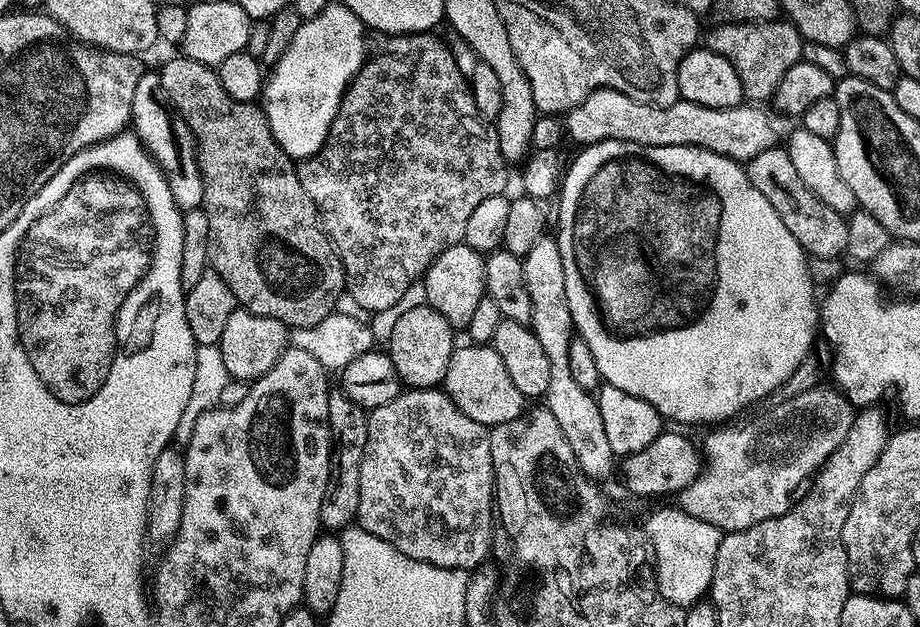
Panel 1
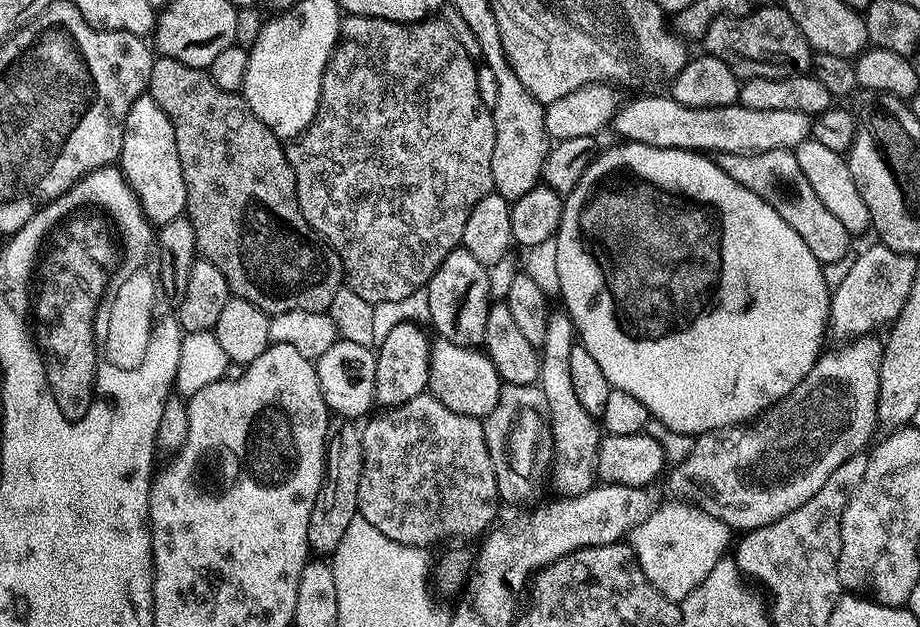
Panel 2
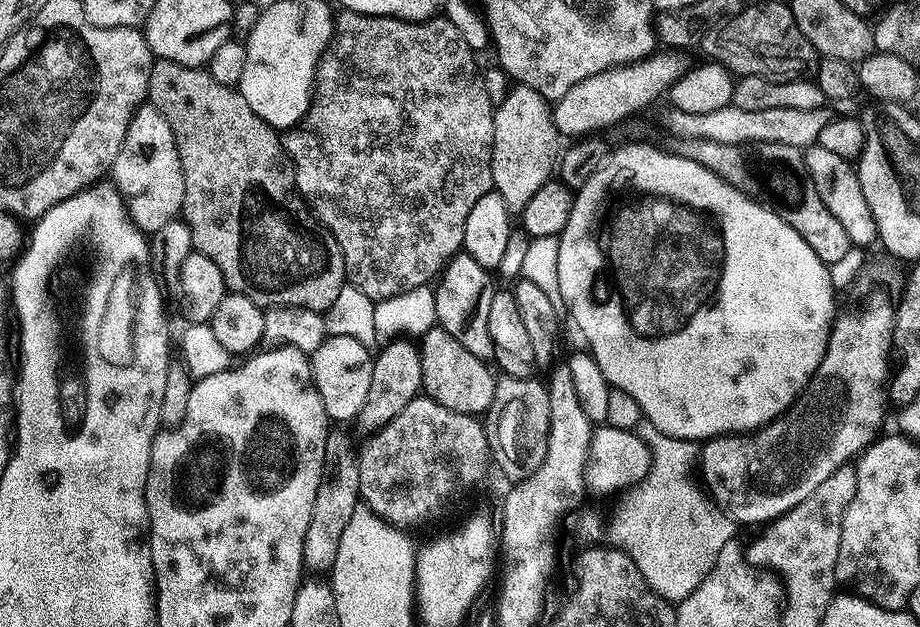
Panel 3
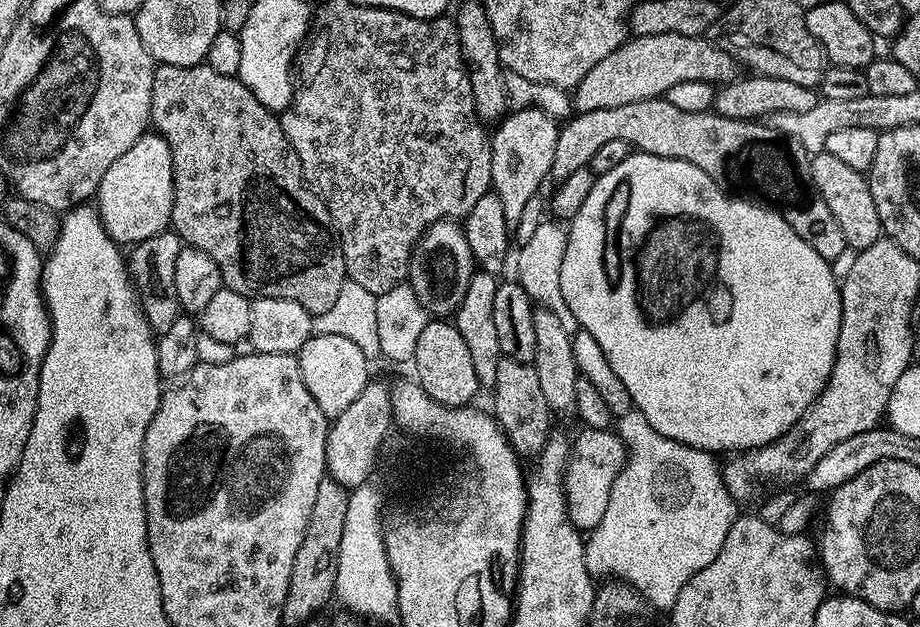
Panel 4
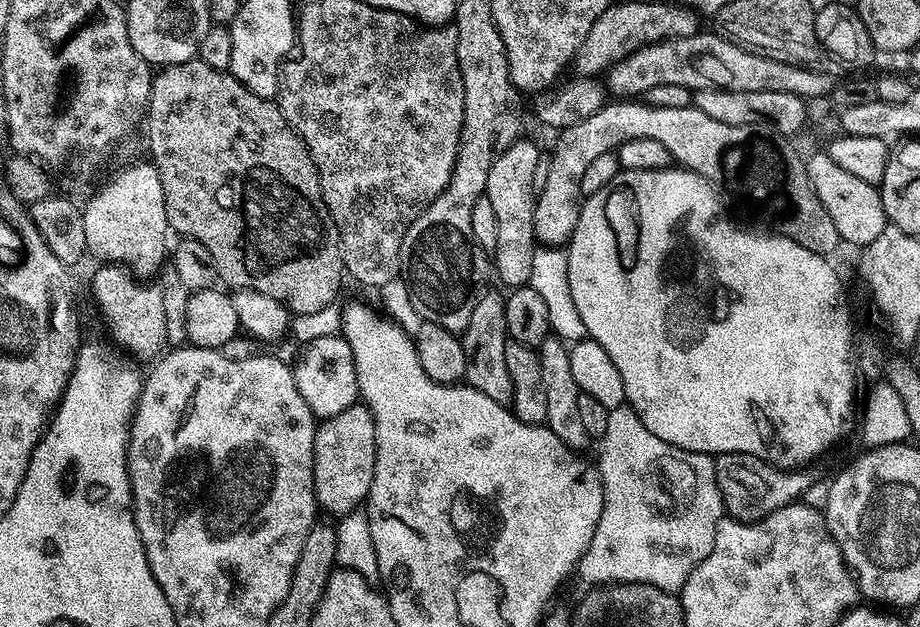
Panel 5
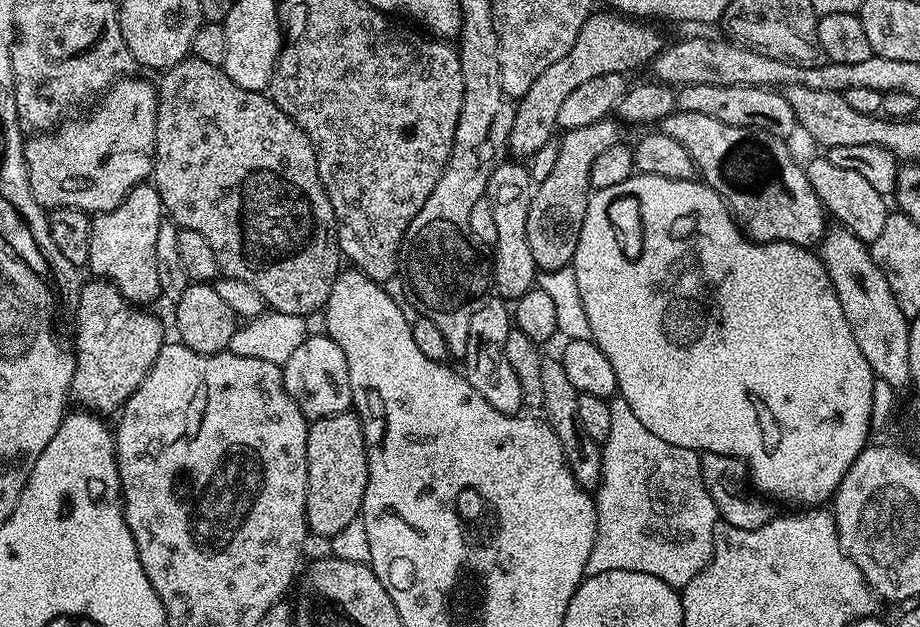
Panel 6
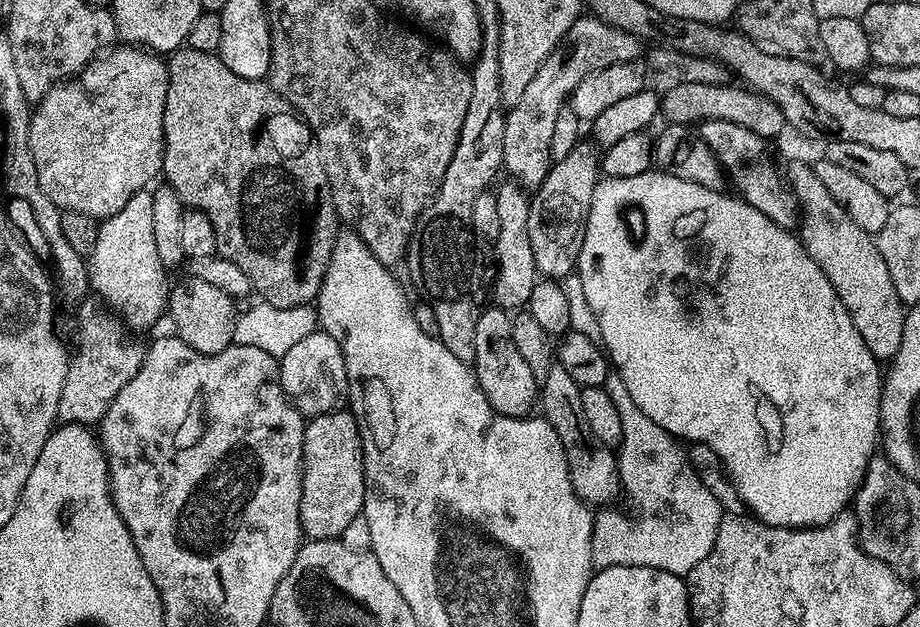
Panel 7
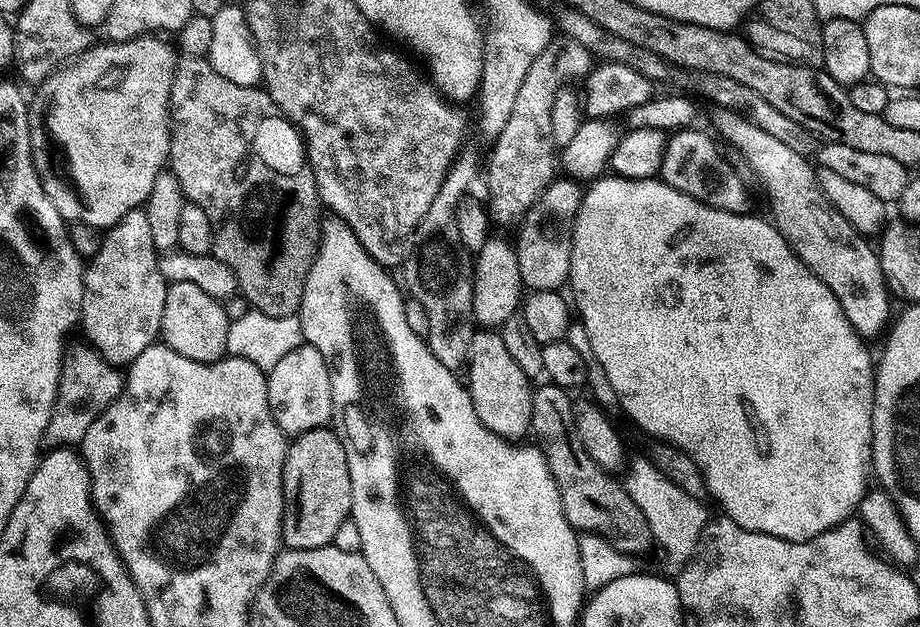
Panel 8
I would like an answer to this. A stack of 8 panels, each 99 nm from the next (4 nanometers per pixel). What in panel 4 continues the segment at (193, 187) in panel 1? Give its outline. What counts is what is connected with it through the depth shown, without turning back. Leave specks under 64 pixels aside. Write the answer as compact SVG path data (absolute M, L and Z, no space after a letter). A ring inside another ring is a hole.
M145 134L122 154L122 158L114 161L114 166L102 174L102 182L96 187L94 207L100 214L100 221L111 240L121 246L141 244L146 238L165 231L172 218L172 203L174 202L174 182L172 181L172 159L170 148L158 134Z

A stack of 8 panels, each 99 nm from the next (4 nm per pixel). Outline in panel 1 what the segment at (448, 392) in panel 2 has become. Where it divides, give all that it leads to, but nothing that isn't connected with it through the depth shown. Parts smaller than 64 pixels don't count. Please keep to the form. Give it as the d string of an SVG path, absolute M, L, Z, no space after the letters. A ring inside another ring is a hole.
M468 342L465 345L465 348L457 347L453 351L442 385L454 406L458 406L466 418L474 418L474 422L485 426L510 422L510 418L519 416L525 409L526 398L518 386L514 386L502 358L498 358L498 354L488 344Z

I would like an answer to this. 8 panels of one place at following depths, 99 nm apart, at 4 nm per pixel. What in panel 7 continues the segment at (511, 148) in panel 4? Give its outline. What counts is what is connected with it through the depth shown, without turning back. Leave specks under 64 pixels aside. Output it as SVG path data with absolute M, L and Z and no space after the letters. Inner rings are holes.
M507 182L495 189L498 202L499 238L494 242L499 248L497 272L494 280L495 305L505 310L518 310L527 305L533 286L538 279L533 262L533 250L529 242L529 210L530 196L525 189L515 182Z

